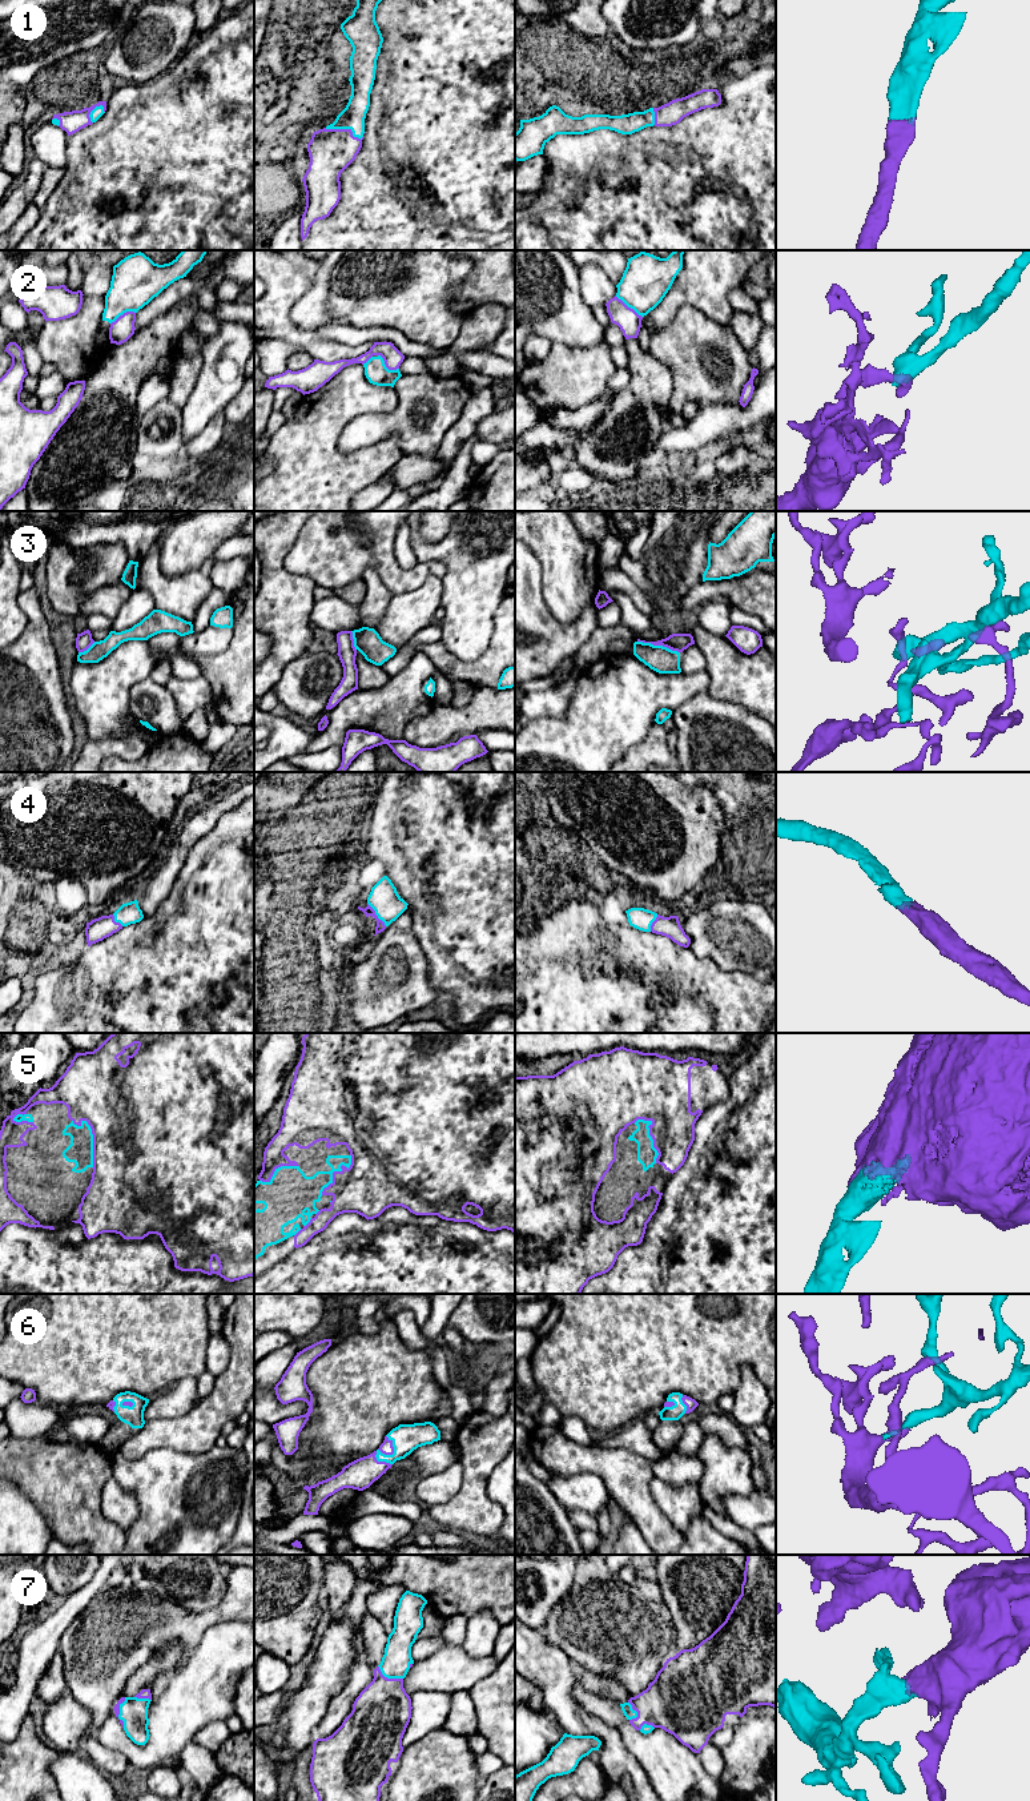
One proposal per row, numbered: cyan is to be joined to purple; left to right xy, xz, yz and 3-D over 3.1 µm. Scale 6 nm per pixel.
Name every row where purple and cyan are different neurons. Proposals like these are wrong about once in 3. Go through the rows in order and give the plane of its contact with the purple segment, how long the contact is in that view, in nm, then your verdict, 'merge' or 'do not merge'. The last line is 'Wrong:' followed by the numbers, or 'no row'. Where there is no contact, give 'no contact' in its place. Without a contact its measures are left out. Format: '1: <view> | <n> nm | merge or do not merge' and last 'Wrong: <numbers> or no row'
1: xz | 240 nm | merge
2: yz | 220 nm | do not merge
3: yz | 260 nm | do not merge
4: xz | 180 nm | merge
5: xy | 320 nm | merge
6: xz | 190 nm | merge
7: xz | 170 nm | merge
Wrong: 2, 3

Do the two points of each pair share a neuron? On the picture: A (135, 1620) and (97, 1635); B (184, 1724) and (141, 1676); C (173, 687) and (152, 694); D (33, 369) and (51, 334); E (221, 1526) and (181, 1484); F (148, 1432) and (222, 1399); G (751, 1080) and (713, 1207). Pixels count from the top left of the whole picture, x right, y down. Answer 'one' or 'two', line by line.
A: one
B: two
C: two
D: two
E: one
F: one
G: one

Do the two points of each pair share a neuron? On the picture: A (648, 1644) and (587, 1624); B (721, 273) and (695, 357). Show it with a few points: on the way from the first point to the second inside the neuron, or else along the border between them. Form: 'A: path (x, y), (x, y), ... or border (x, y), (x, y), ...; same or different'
A: path (634, 1643), (602, 1627); same
B: border (689, 305), (728, 326); different

